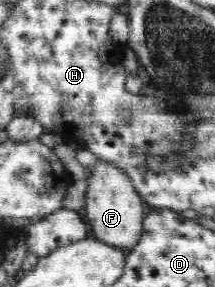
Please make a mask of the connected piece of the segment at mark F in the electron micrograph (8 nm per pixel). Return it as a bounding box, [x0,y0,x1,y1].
[82,160,148,252]

